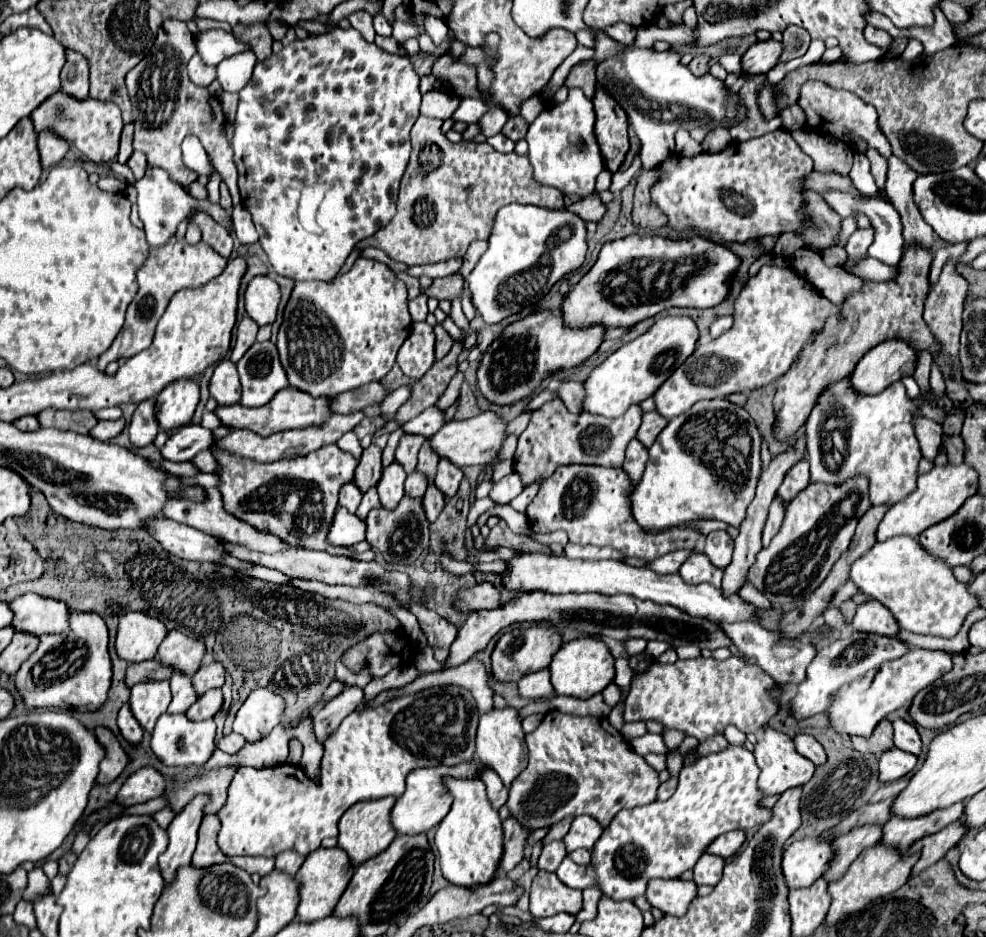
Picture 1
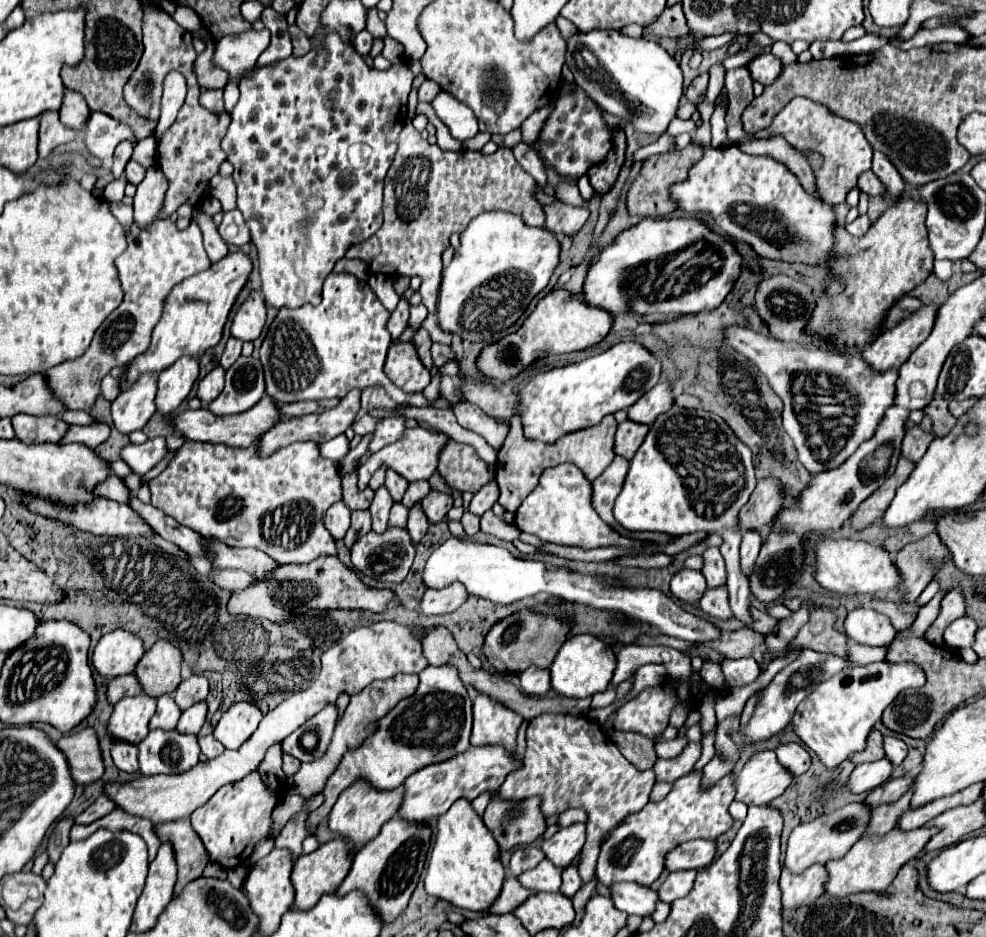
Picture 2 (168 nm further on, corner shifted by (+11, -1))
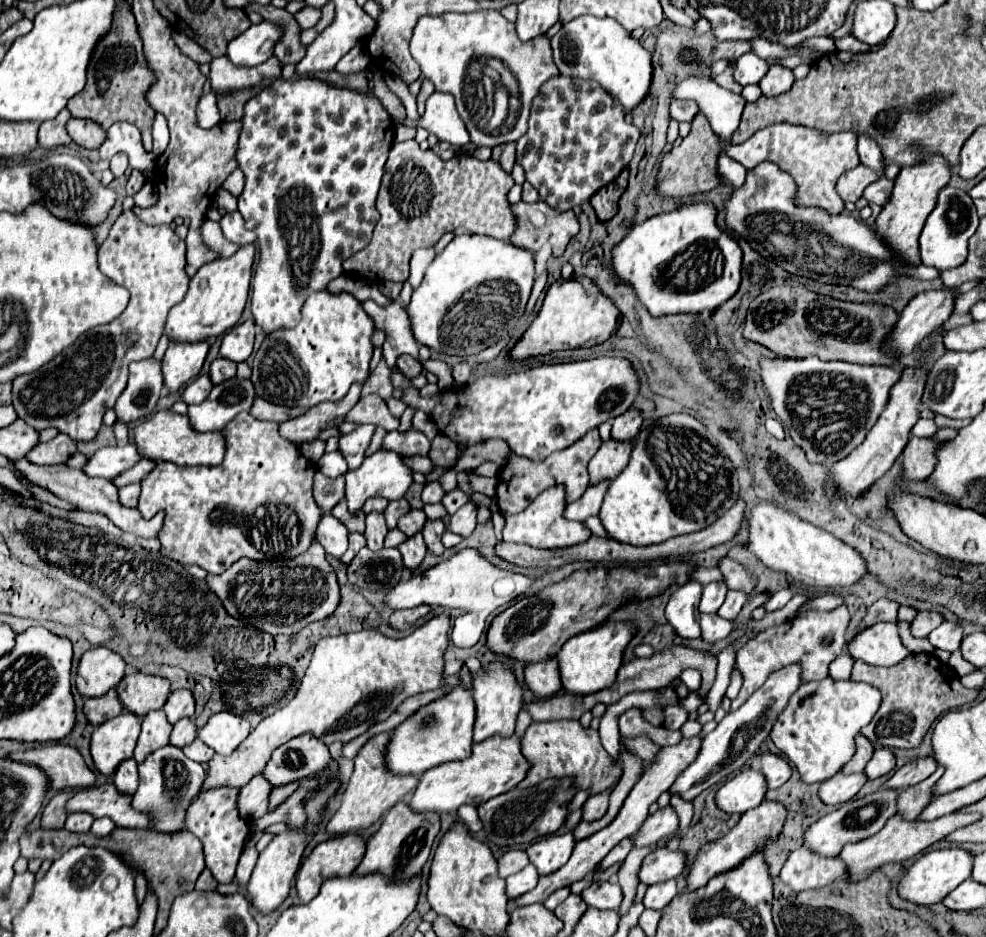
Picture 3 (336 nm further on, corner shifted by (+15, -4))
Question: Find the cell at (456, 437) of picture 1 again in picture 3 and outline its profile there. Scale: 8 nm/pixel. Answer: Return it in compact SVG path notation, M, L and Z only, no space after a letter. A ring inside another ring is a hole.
M376 450L372 456L364 460L364 464L358 470L350 470L346 474L346 500L350 512L356 512L364 506L364 502L370 496L384 496L386 500L400 500L408 488L414 482L414 470L406 464L406 456L394 452L394 450Z

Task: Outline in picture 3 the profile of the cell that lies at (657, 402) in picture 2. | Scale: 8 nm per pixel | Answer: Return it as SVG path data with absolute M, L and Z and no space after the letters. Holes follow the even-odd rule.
M636 408L626 410L624 414L614 418L612 438L616 438L616 440L630 440L630 438L634 438L640 432L642 422L644 422L644 418L642 418L640 410L636 410Z

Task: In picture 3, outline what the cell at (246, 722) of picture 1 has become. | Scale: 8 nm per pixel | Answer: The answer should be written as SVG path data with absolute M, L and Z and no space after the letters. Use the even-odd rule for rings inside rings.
M218 712L210 716L206 726L200 730L198 738L210 748L214 748L218 754L228 756L250 734L250 730L252 728L246 718L232 712Z

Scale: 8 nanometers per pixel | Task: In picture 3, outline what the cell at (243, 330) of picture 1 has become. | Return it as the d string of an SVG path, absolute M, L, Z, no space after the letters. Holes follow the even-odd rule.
M218 356L212 362L212 366L210 366L210 378L212 378L214 384L220 384L220 382L224 382L228 378L234 378L234 376L236 376L236 364L232 360Z

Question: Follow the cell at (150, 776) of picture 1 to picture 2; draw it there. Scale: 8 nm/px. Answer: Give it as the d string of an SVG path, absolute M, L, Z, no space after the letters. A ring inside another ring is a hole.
M100 795L84 813L80 813L80 815L74 819L74 823L78 823L78 825L90 825L92 821L96 821L96 819L108 815L112 809L116 809L116 805L114 805L106 795Z

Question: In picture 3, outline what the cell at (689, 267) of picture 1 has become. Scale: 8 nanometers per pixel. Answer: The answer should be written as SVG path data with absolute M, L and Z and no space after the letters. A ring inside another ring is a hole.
M710 202L680 206L678 210L648 218L646 222L634 226L628 236L612 250L614 276L634 290L636 298L652 316L700 314L704 310L716 310L736 294L740 286L740 264L740 246L716 226L716 208Z

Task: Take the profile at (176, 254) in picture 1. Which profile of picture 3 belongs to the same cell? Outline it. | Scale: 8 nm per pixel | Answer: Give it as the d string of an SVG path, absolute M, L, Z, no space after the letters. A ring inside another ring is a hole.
M122 212L116 218L108 238L100 246L98 262L100 262L100 270L110 280L114 280L116 284L124 286L130 292L128 308L112 322L84 332L84 336L80 336L80 340L72 344L72 348L64 350L52 362L44 364L44 368L40 368L38 372L18 376L12 382L12 388L14 388L12 406L16 408L18 418L22 418L26 424L30 424L36 430L54 426L60 432L72 436L76 442L92 440L96 436L98 428L102 426L102 416L106 408L114 406L116 398L124 390L124 384L128 382L128 364L134 360L146 360L154 354L156 344L162 336L166 316L170 308L184 298L188 290L188 282L190 282L190 276L186 274L186 242L176 236L172 226L168 224L148 226L140 222L132 212Z

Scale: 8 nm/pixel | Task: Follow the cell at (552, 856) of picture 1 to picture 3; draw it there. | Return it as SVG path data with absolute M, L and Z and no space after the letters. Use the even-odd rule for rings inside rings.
M508 850L498 860L498 872L500 872L502 878L508 878L508 876L520 872L528 862L530 862L530 858L528 858L528 854L524 850Z

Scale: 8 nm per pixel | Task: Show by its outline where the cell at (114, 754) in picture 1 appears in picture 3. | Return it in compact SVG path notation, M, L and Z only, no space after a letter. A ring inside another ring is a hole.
M40 744L24 752L12 752L10 756L14 760L40 764L52 780L52 790L88 788L96 782L96 774L86 766L80 750L70 744Z

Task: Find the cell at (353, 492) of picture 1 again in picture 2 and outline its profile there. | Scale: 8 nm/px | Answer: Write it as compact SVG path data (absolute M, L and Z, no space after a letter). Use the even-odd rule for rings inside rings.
M342 501L334 503L334 505L326 511L326 515L324 515L324 527L332 533L332 537L334 537L336 541L344 539L348 527L350 527L350 509L348 509Z

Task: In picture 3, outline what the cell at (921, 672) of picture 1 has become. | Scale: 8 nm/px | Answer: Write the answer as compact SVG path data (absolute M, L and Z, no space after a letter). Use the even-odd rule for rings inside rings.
M824 678L818 682L806 682L792 696L790 706L778 716L770 734L776 748L792 760L802 780L822 782L832 778L856 752L856 736L870 724L872 716L882 704L882 694L876 686L856 680Z

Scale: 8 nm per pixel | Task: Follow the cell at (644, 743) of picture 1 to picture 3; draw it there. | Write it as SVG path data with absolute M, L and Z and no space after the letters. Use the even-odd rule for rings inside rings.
M680 704L668 706L664 710L664 728L668 728L668 730L680 730L686 720L688 720L688 714L680 708Z

